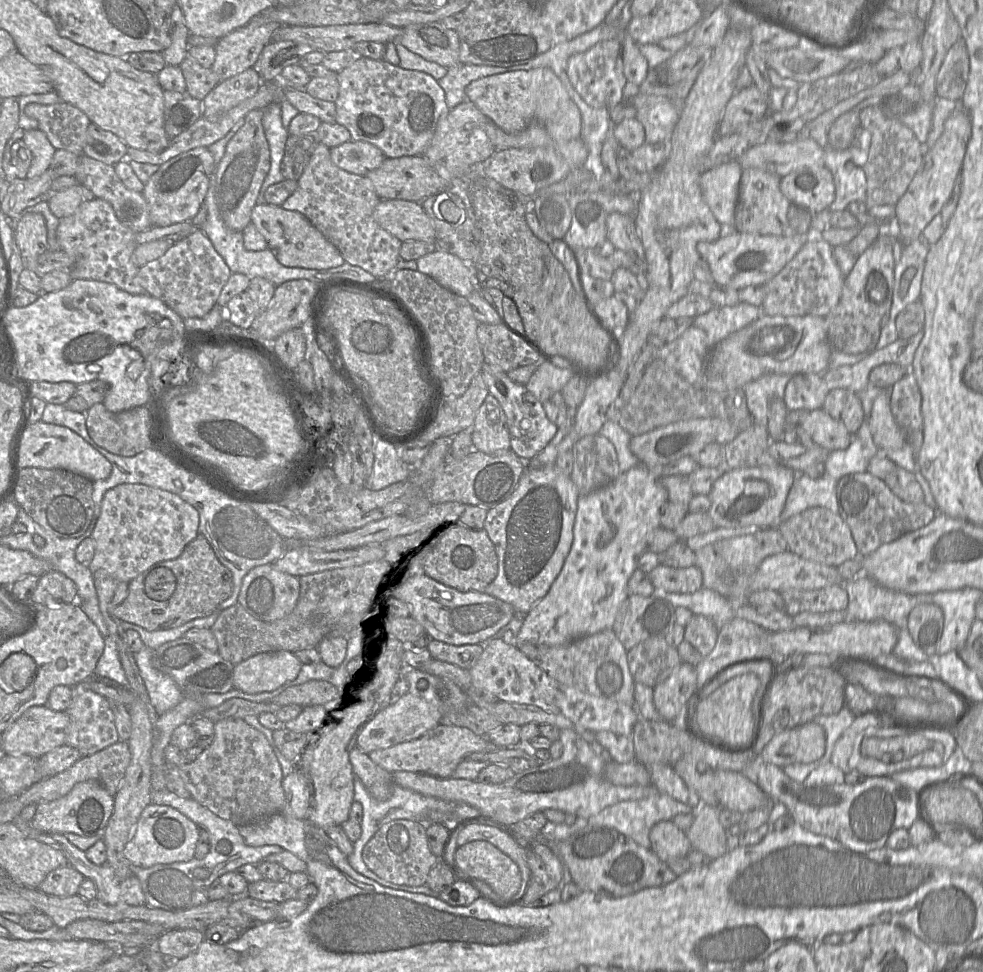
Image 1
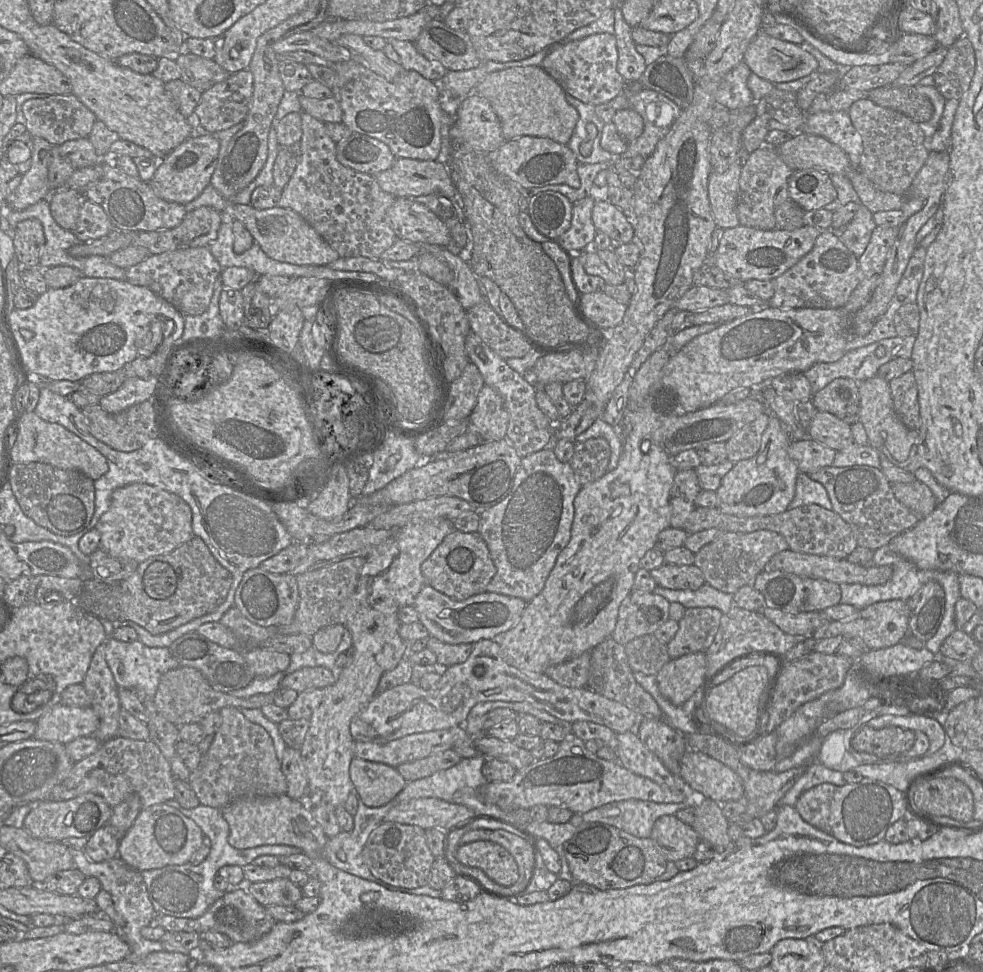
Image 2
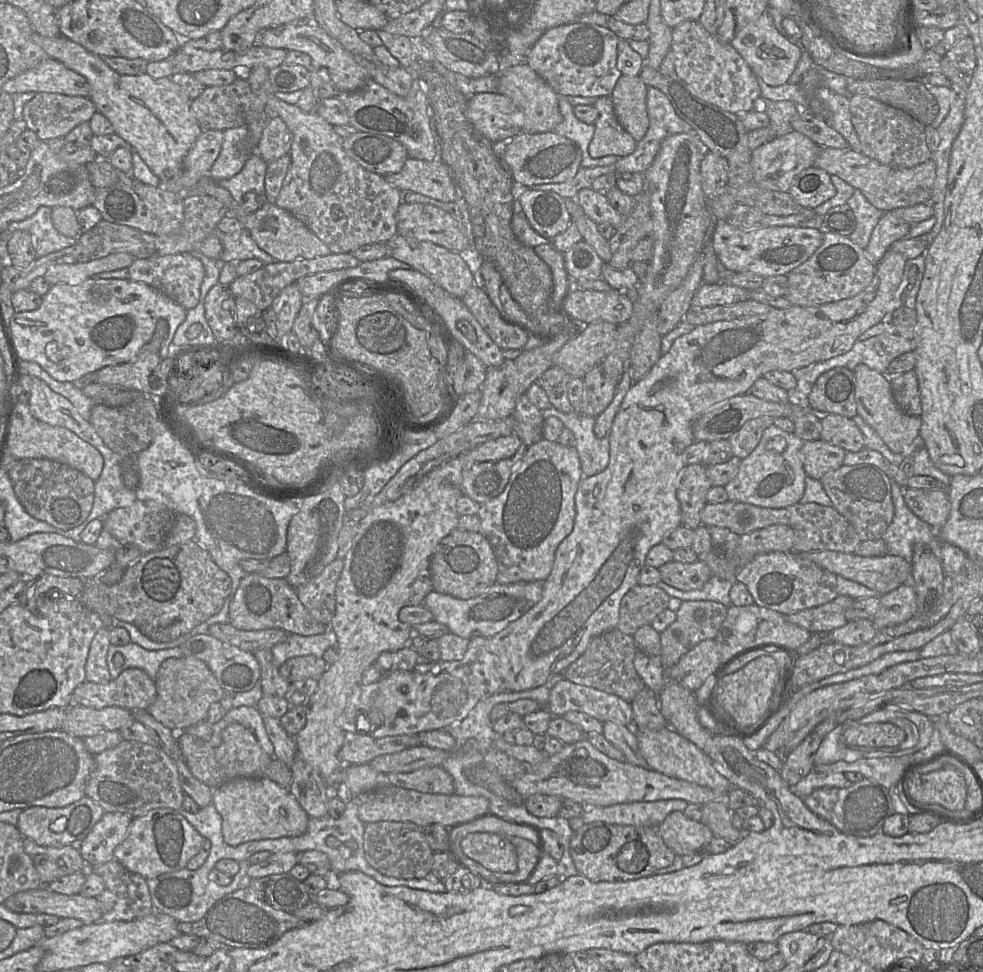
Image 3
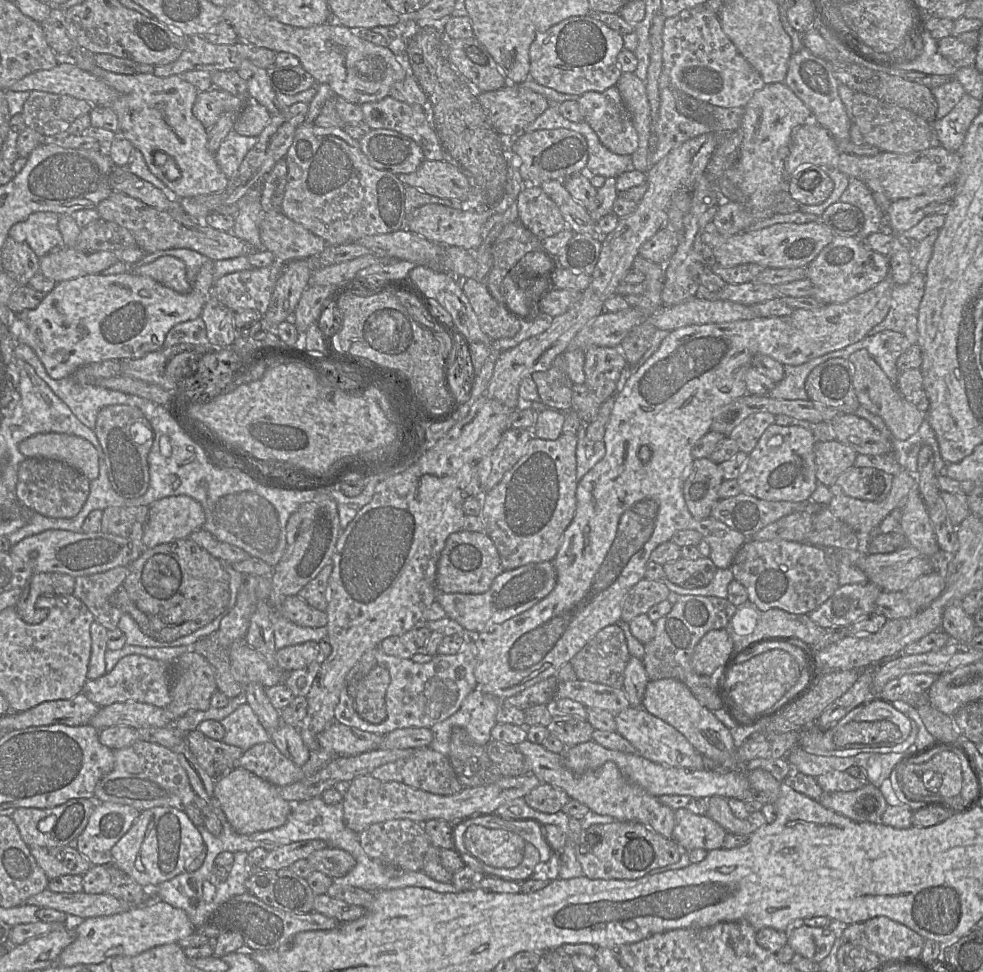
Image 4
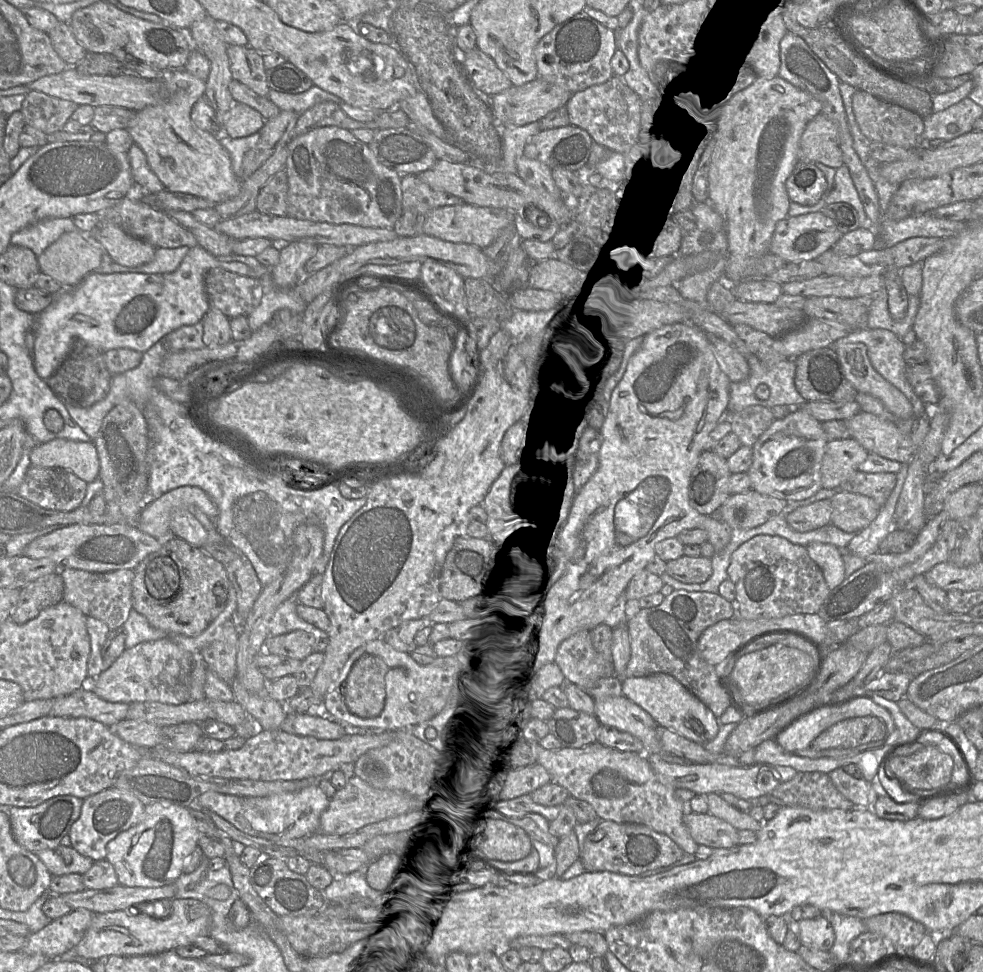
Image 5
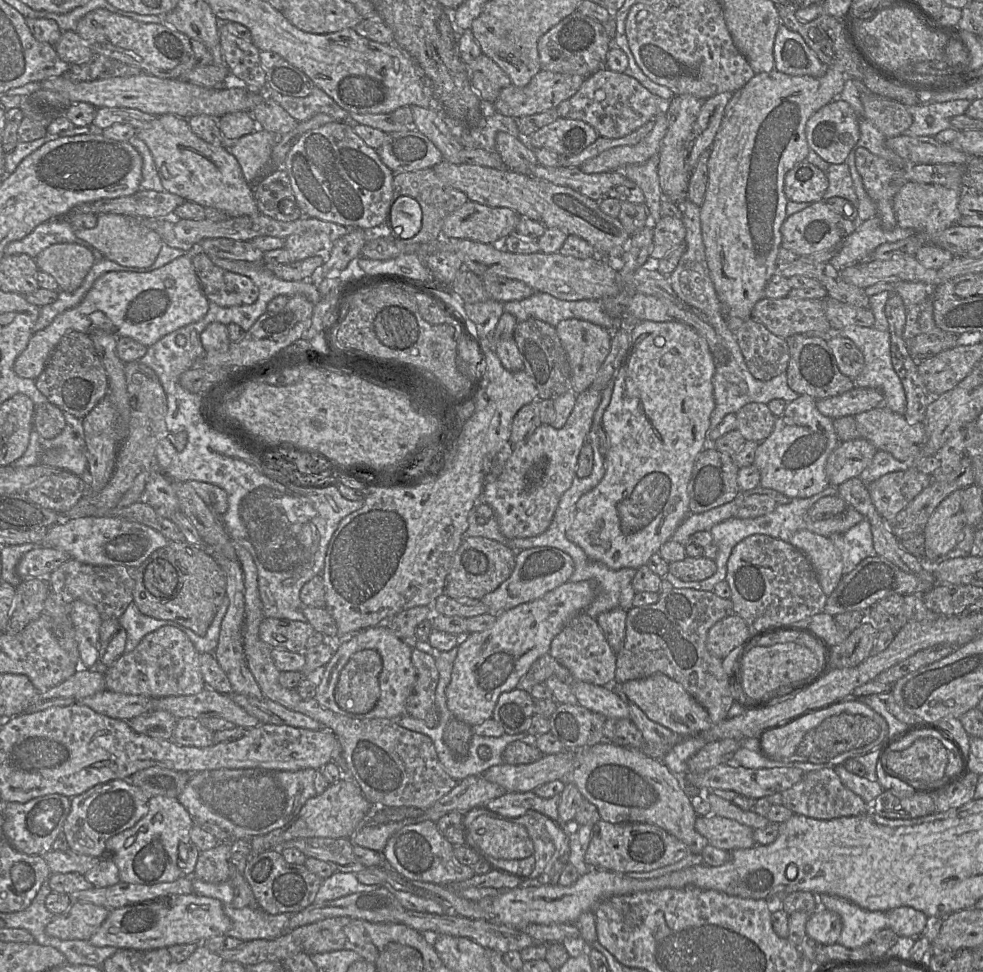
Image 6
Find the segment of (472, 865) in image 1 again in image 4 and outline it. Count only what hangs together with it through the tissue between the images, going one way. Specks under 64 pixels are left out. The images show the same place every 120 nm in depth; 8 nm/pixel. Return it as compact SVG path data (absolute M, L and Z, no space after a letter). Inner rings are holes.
M472 825L470 827L468 827L468 829L466 830L465 834L464 834L464 844L467 848L467 850L469 851L469 853L474 856L476 859L480 860L482 863L482 868L483 868L483 863L485 865L490 865L492 867L496 867L496 868L504 868L504 869L513 869L515 867L517 867L523 860L524 857L524 850L525 850L525 844L526 841L518 834L511 832L511 831L507 831L504 829L490 829L490 828L486 828L484 826L480 826L480 825Z

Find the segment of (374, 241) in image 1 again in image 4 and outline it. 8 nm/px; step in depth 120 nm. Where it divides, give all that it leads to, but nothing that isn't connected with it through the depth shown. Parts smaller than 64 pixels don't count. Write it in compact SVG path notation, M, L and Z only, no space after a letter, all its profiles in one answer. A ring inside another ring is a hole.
M244 60L236 69L239 76L246 82L248 88L248 98L250 100L256 101L261 105L265 106L271 114L279 114L284 108L289 106L282 106L277 98L276 91L273 89L267 70L265 68L258 67L251 63L250 61ZM304 122L295 130L293 142L284 159L288 173L282 213L321 237L328 245L354 243L363 236L407 229L405 185L392 172L371 166L361 150L359 141L351 138L344 129L319 127Z

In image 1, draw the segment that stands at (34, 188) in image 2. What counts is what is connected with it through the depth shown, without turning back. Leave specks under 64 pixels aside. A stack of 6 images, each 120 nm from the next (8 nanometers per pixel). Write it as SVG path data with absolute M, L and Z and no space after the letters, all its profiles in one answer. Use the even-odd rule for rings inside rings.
M38 128L25 131L23 141L32 153L32 161L26 175L26 178L32 179L40 176L49 168L56 149L46 134Z

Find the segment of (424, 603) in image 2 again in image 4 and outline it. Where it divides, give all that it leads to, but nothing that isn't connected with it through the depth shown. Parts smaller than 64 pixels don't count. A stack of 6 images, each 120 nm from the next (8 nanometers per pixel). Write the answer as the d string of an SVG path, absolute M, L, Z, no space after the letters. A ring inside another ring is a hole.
M553 561L530 563L512 570L504 570L496 576L490 588L481 594L438 592L437 601L447 617L459 623L467 634L489 631L492 627L528 610L546 597L556 585Z

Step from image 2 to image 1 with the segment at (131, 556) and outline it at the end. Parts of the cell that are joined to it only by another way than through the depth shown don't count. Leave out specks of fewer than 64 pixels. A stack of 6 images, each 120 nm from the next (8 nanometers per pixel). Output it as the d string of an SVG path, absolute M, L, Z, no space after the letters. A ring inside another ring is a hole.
M119 484L107 490L103 496L101 513L92 533L95 553L88 566L92 574L105 570L113 578L129 583L152 565L179 557L198 534L198 511L178 495L143 484Z

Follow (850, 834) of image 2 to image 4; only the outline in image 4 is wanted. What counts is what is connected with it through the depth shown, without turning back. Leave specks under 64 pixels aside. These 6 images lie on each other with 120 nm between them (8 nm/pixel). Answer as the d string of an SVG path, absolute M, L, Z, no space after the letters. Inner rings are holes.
M871 783L849 792L824 792L819 803L855 822L881 823L888 804L879 788Z

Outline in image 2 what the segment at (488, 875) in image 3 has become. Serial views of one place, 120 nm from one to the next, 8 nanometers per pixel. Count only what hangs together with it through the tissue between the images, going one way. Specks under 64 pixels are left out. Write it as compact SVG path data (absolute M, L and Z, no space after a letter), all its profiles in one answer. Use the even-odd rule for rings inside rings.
M478 828L465 833L460 840L460 846L475 841L491 841L499 844L514 857L518 865L519 878L511 886L501 886L485 875L481 880L490 889L505 896L513 896L527 888L534 874L535 857L532 846L526 838L507 830Z

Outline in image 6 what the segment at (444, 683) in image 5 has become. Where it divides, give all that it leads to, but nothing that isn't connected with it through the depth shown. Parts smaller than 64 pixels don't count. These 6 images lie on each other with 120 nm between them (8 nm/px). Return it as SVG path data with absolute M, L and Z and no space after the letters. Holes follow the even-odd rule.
M380 624L360 630L347 638L335 643L334 655L317 675L316 700L319 704L333 712L353 719L365 720L373 718L393 719L406 715L405 704L412 693L416 682L416 670L411 661L412 648L395 636L386 624ZM362 649L375 649L382 658L383 667L379 675L380 698L375 707L365 714L353 714L339 707L335 699L335 688L341 670L351 656Z

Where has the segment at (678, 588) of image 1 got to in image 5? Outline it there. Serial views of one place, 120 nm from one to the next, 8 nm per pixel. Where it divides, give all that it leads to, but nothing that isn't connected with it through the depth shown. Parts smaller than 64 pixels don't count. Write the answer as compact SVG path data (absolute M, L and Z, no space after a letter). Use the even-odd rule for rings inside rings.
M682 555L676 560L666 562L666 573L685 584L700 584L712 575L711 558Z

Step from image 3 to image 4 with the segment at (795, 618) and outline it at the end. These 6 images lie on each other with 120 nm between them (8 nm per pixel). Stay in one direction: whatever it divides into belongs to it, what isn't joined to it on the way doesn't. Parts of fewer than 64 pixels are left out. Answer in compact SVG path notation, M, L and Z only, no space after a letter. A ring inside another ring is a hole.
M870 581L865 584L839 586L824 603L809 612L808 616L822 628L848 627L873 613L874 603L881 591L878 585Z

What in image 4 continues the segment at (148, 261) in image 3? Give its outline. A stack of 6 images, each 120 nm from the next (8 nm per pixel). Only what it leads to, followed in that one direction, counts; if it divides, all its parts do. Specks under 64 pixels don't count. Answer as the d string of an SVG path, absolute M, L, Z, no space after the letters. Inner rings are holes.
M162 256L149 264L134 267L132 272L150 277L179 294L186 294L192 288L185 263L172 256Z

